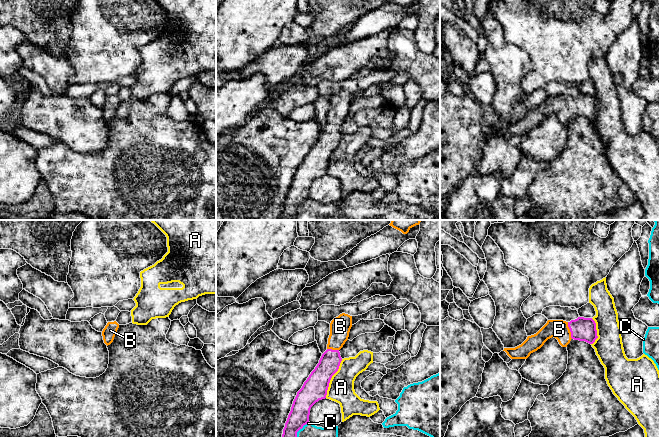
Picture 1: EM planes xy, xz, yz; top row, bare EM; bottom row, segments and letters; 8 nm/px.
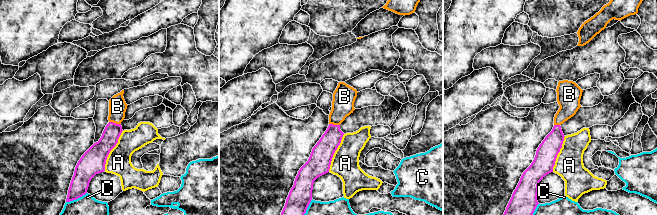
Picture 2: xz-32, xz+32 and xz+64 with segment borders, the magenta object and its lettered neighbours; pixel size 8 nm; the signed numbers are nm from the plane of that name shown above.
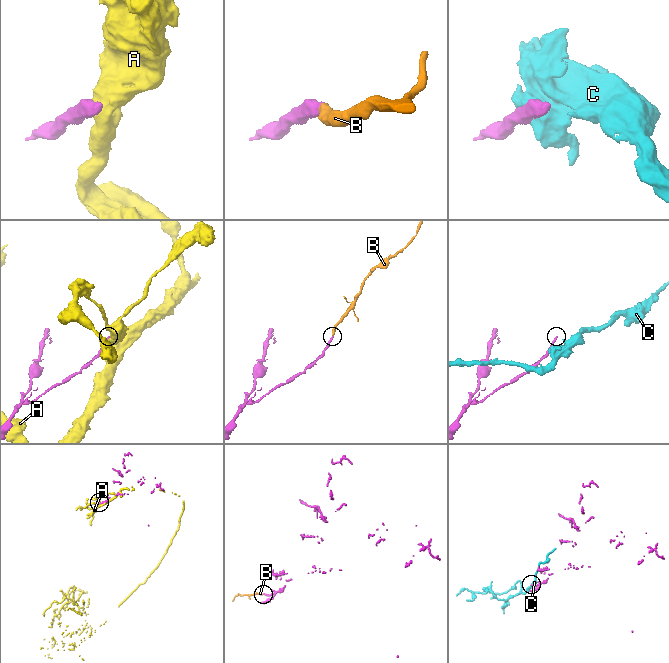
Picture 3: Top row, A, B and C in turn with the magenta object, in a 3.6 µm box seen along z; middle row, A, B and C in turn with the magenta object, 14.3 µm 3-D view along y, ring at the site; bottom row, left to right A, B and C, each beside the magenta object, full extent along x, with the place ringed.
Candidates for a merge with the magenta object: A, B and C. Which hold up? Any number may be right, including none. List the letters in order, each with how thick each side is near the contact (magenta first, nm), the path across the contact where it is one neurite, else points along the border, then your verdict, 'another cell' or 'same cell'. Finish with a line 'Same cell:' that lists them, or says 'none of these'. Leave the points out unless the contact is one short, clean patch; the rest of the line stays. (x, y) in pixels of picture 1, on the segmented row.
A: 190/200 nm | along xz (342, 359), (338, 370), (330, 380), (325, 397) | another cell
B: 190/150 nm | across yz (583, 329), (570, 330), (559, 329) | same cell
C: 160/110 nm | another cell
Same cell: B

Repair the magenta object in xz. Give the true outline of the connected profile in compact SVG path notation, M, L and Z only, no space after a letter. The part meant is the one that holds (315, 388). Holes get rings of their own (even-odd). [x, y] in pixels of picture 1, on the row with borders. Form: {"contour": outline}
{"contour": "M345 313L331 321L327 350L297 392L282 437L297 437L297 432L309 422L311 407L326 398L330 380L342 361L339 350L348 340L351 327L352 316Z"}

